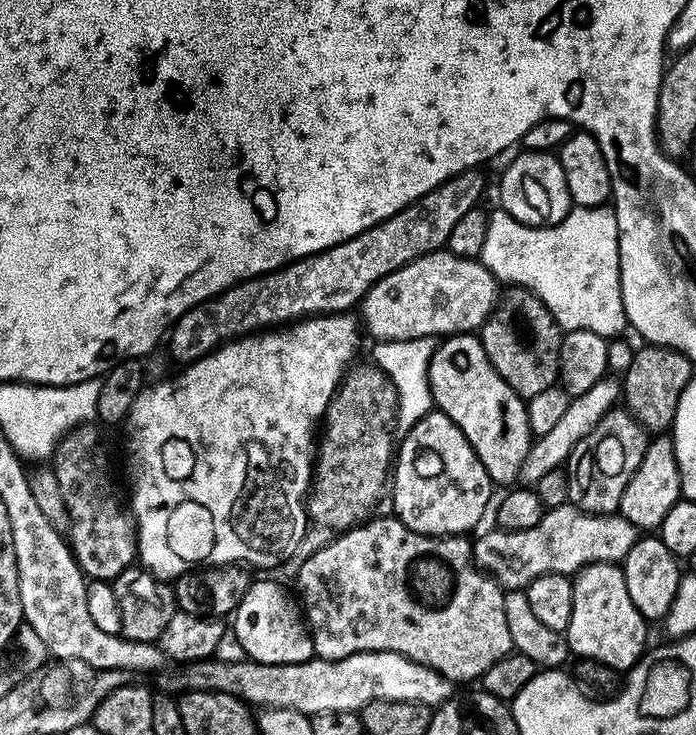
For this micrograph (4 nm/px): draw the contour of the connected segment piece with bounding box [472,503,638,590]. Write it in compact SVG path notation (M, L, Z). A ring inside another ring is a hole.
M566 503L557 508L550 508L545 511L544 517L538 522L538 526L534 526L530 530L518 530L517 532L506 532L503 530L491 530L492 532L484 532L472 544L472 558L477 568L482 572L488 573L501 588L505 590L524 590L527 589L528 583L534 578L538 578L542 574L562 574L571 577L580 571L581 568L587 568L589 564L614 564L619 565L626 558L626 554L630 554L630 546L634 546L634 542L638 539L638 530L630 522L626 522L626 518L622 518L618 514L610 516L592 516L588 512L581 512L579 508L575 508L573 504Z

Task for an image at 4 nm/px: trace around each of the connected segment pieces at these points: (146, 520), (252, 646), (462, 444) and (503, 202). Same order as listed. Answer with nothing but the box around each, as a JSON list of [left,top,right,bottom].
[[126,314,362,582],[232,580,315,664],[390,410,494,536],[500,151,573,228]]

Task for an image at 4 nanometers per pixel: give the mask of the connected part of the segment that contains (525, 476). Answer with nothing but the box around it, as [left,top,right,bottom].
[519,374,621,486]

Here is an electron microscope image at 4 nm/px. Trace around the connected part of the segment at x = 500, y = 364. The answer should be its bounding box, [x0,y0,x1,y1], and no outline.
[478,287,562,401]

